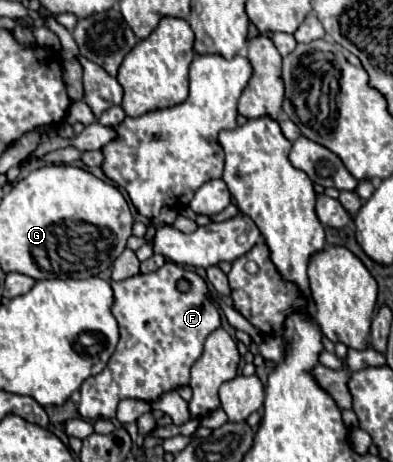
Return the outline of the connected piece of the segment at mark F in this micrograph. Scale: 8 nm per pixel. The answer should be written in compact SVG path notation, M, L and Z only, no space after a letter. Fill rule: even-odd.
M165 262L155 272L135 274L121 282L111 280L111 288L115 296L111 312L119 322L121 338L107 366L81 384L79 414L85 420L115 418L121 398L155 402L165 392L187 386L189 368L203 354L205 338L221 326L205 280L175 262ZM181 278L191 284L187 292L177 288Z

